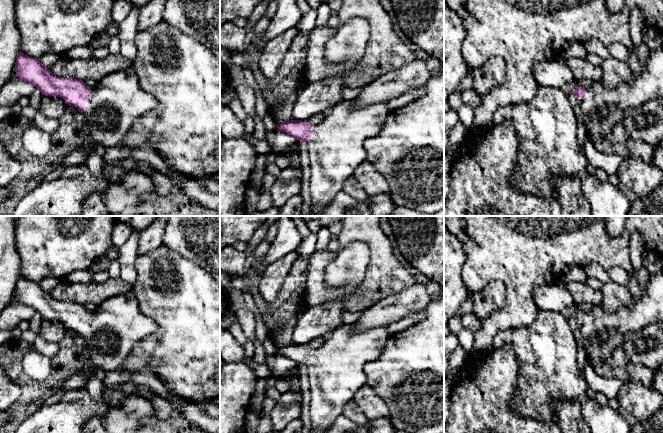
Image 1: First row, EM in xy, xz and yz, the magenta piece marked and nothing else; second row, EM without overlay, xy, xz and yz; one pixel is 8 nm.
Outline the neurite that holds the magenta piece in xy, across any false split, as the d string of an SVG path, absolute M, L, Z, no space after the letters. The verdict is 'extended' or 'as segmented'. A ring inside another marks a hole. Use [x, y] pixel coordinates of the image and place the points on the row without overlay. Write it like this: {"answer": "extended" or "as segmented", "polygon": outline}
{"answer": "extended", "polygon": "M19 275L14 295L43 319L61 321L77 332L90 348L92 365L105 371L119 369L135 345L158 329L157 323L141 312L132 292L113 296L90 312L82 304L53 299L40 283Z"}

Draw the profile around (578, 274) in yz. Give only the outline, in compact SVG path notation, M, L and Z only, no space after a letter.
M566 266L563 272L563 277L561 281L563 281L564 283L569 281L577 281L577 282L586 283L587 279L588 279L588 276L582 267Z

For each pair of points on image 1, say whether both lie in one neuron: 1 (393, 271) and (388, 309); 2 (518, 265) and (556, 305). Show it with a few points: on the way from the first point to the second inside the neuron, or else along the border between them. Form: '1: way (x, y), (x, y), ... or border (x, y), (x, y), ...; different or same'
1: border (412, 286), (381, 298), (369, 306); different
2: border (560, 279), (533, 288), (536, 308); different

